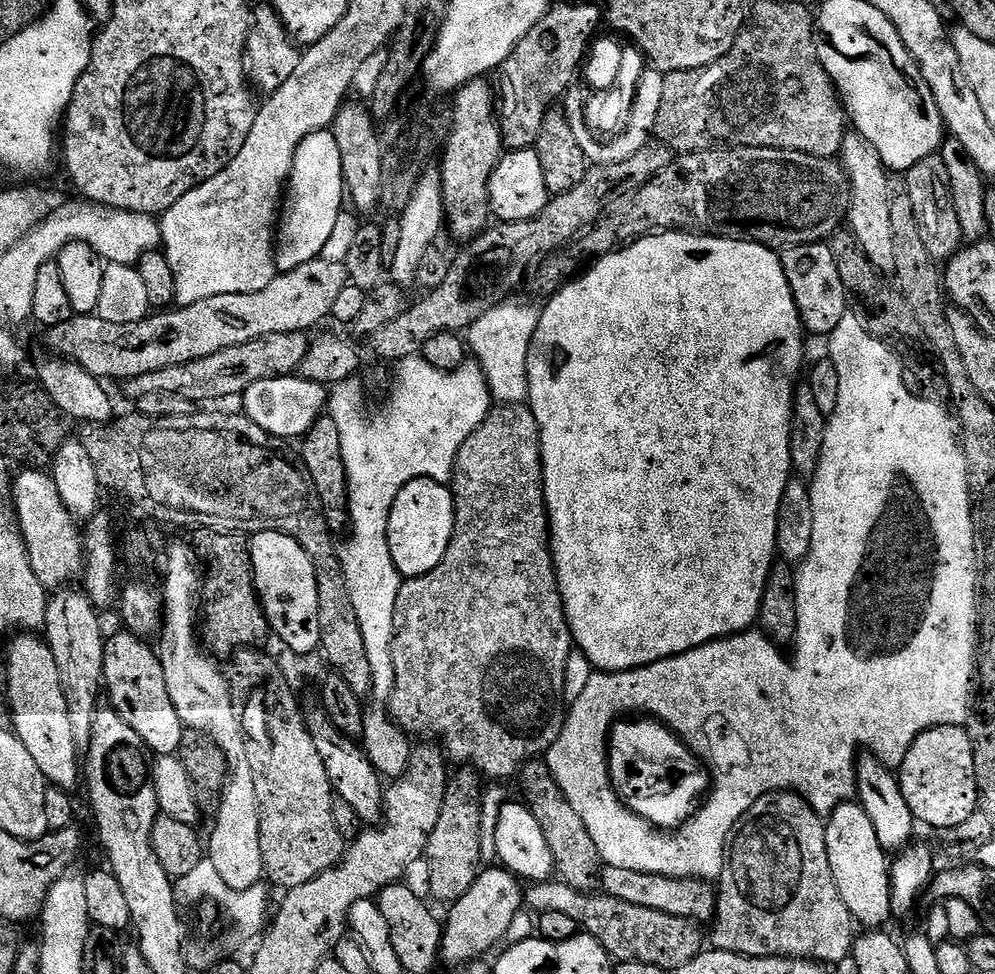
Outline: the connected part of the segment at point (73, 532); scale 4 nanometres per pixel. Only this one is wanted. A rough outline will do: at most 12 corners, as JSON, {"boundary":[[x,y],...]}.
{"boundary":[[24,470],[12,503],[49,590],[80,568],[77,521],[44,470]]}

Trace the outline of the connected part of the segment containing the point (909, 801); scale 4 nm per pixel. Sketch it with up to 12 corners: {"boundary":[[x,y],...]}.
{"boundary":[[967,727],[926,730],[898,765],[913,821],[978,810]]}

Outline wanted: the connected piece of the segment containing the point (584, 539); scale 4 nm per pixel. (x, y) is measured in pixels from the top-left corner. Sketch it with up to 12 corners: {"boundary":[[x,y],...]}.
{"boundary":[[641,236],[528,351],[575,647],[749,631],[806,333],[779,255]]}

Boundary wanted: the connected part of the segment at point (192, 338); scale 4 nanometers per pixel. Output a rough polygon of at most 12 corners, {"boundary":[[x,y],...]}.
{"boundary":[[323,258],[250,294],[47,329],[101,382],[307,333],[349,283]]}

